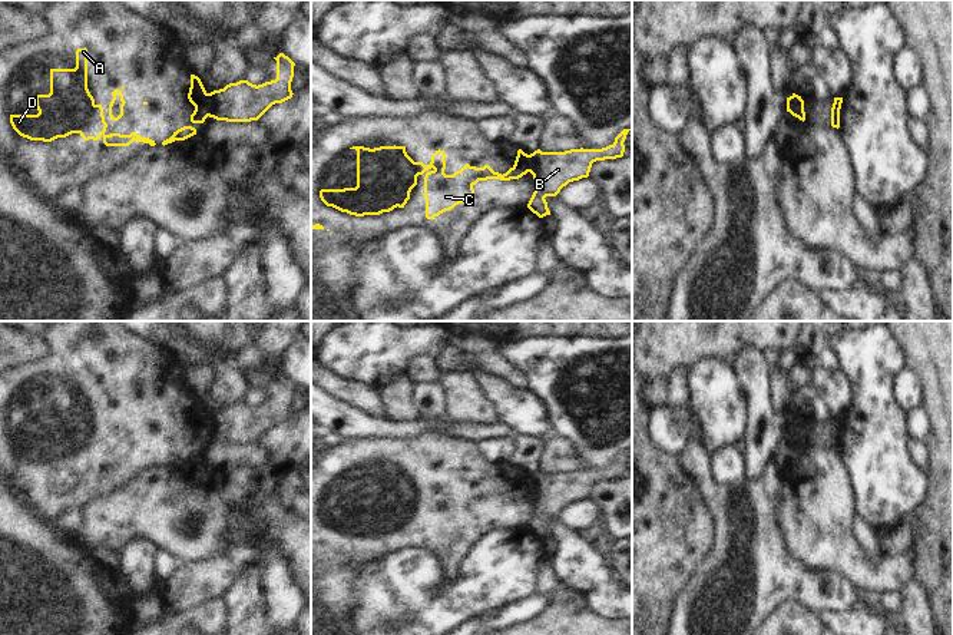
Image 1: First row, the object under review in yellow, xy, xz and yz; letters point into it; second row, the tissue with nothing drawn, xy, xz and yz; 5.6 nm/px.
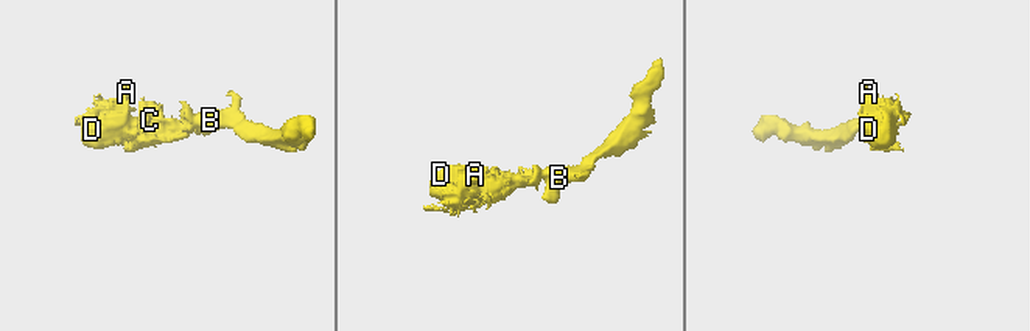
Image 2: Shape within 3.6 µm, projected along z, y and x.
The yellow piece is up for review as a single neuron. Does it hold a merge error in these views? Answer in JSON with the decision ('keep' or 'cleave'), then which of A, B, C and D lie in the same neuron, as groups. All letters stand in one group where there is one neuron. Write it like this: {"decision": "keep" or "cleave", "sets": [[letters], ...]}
{"decision": "cleave", "sets": [["A", "C", "D"], ["B"]]}

